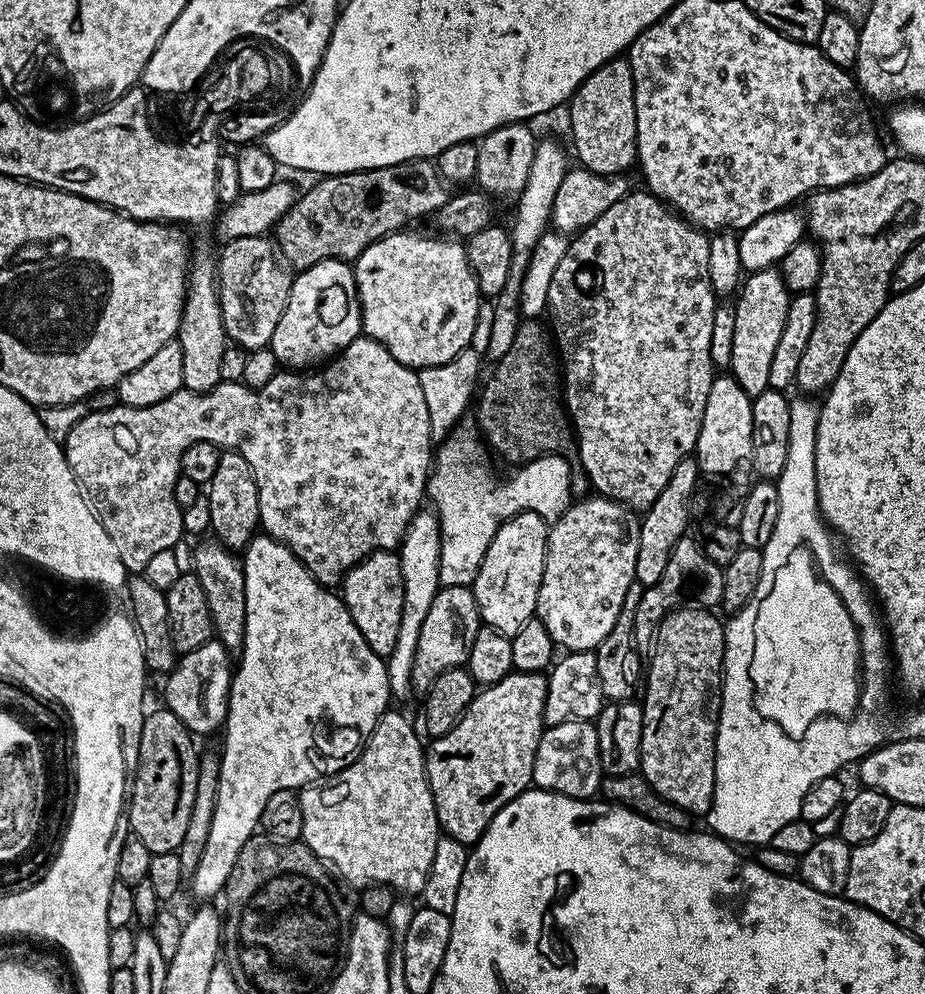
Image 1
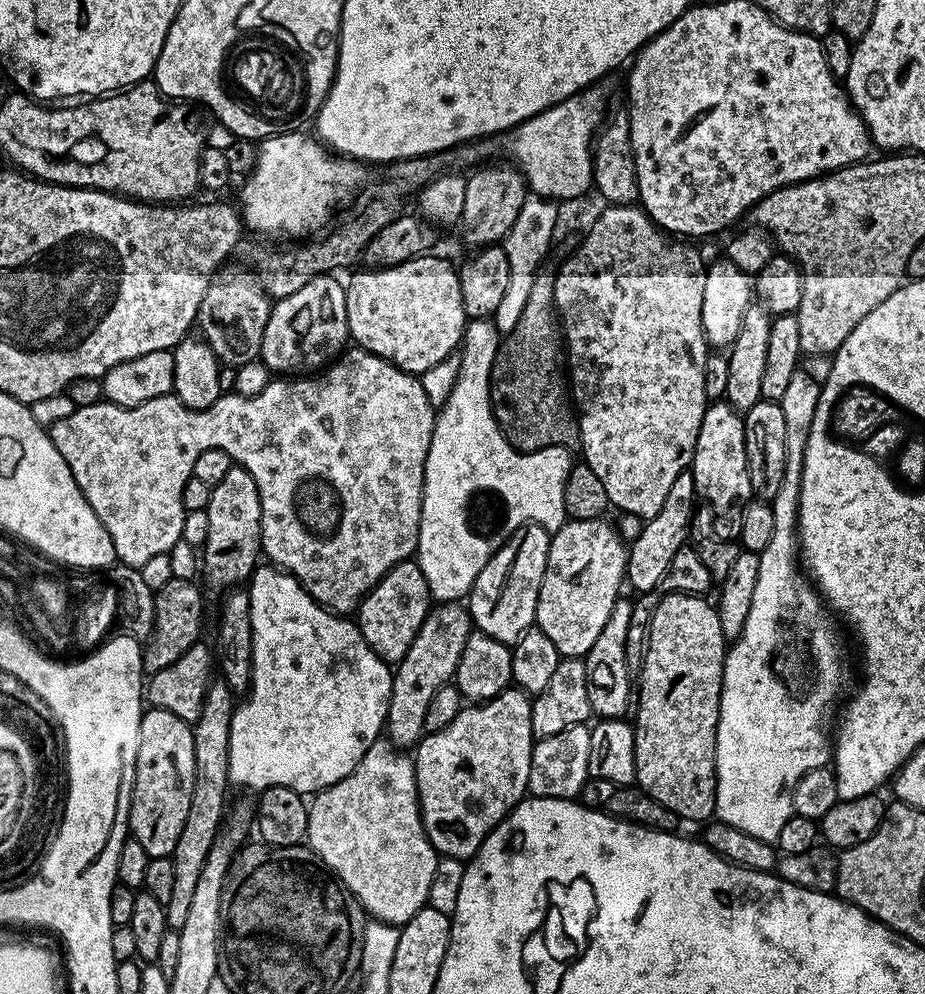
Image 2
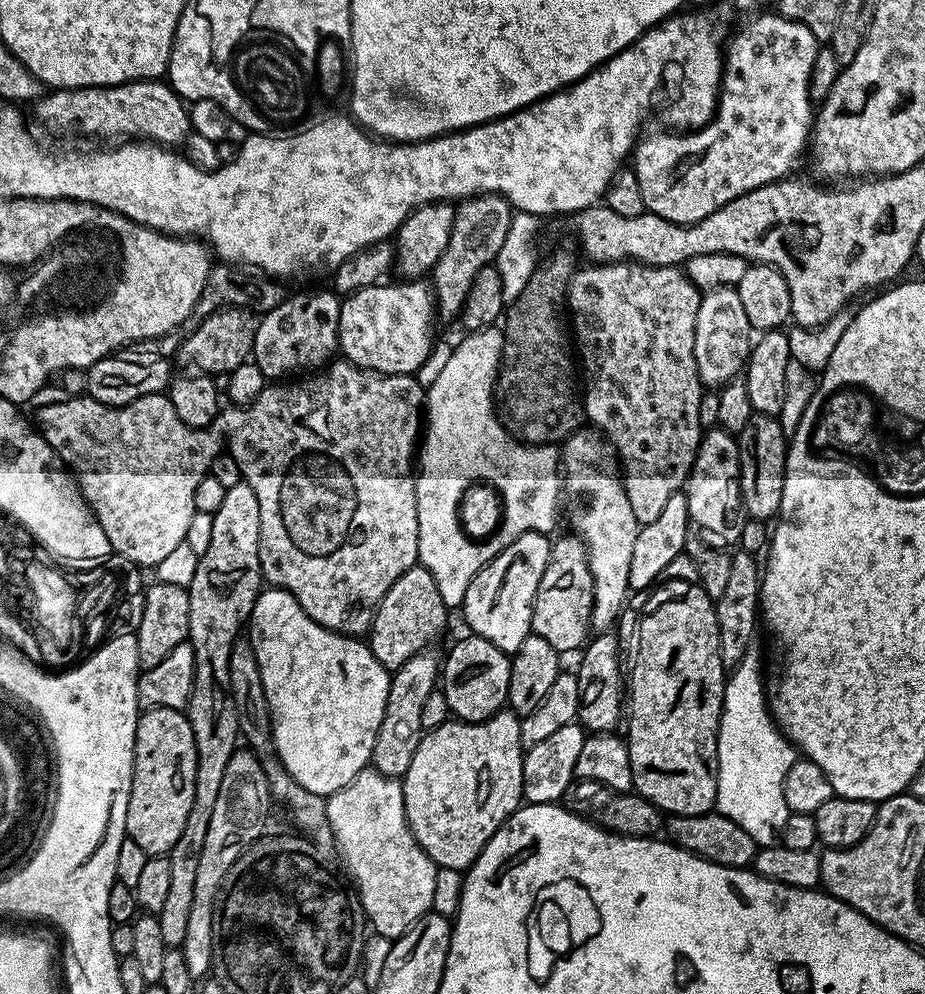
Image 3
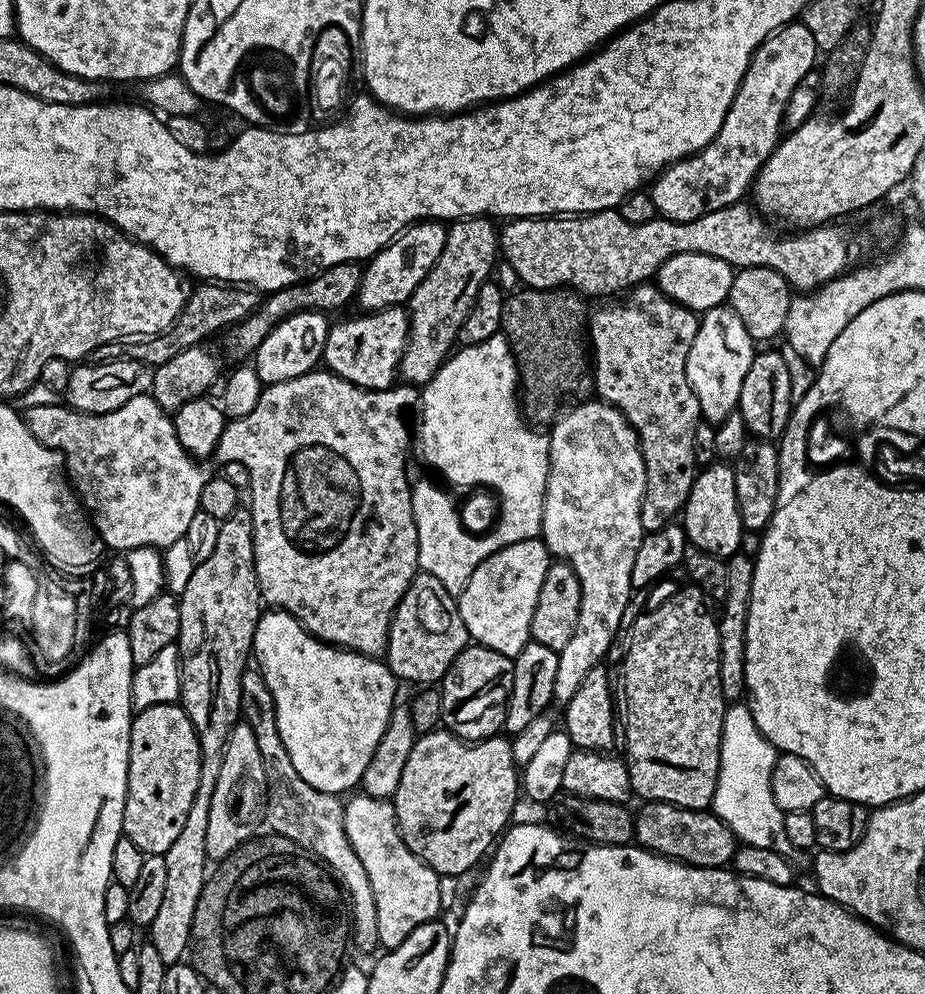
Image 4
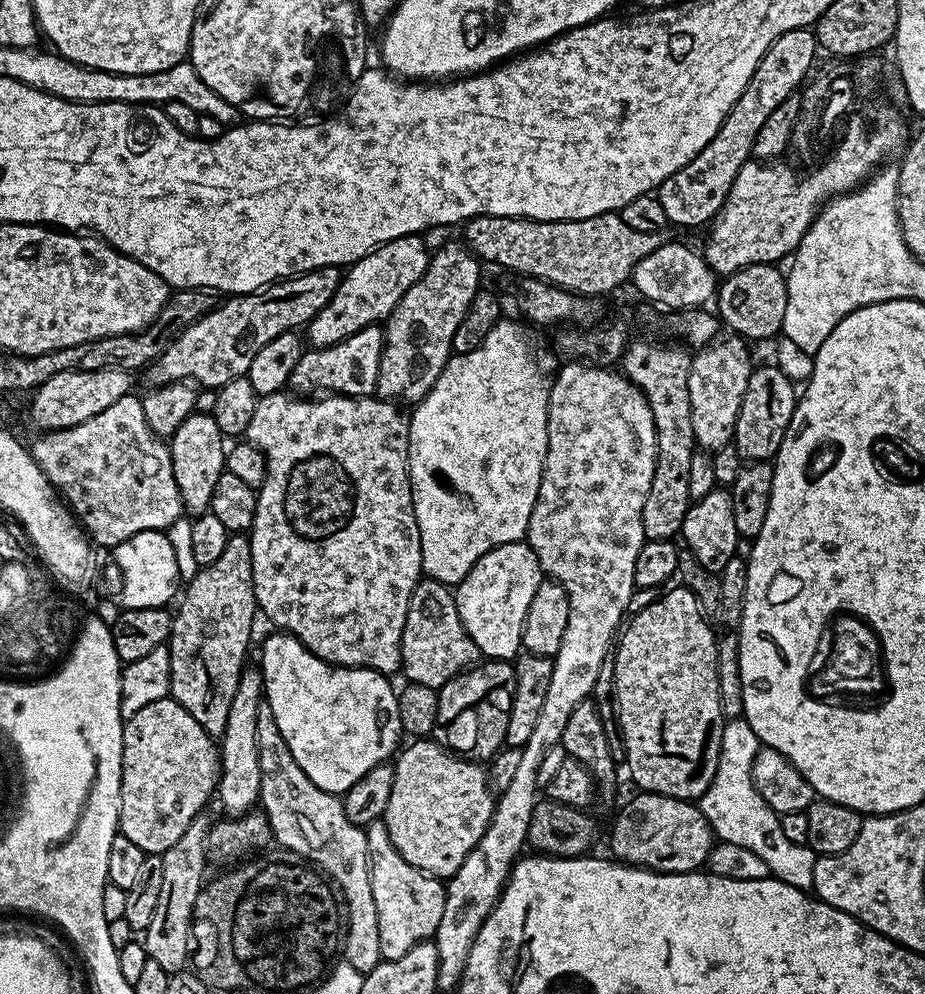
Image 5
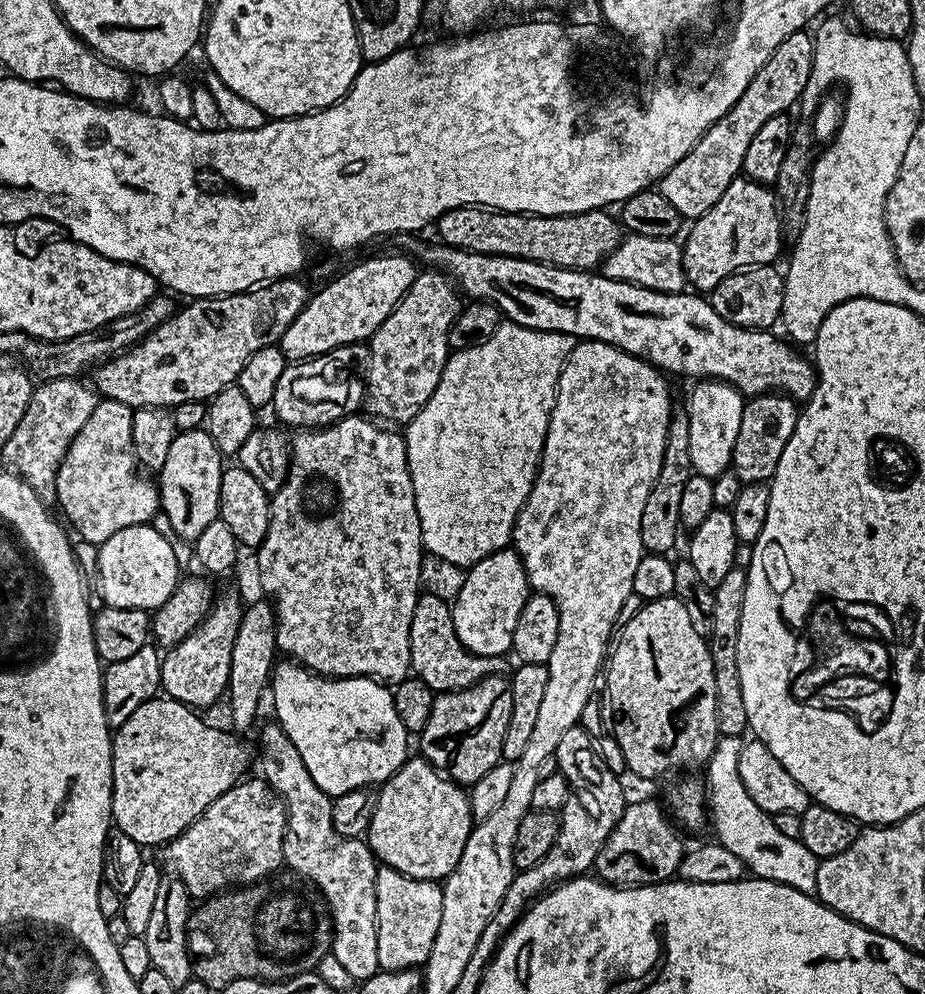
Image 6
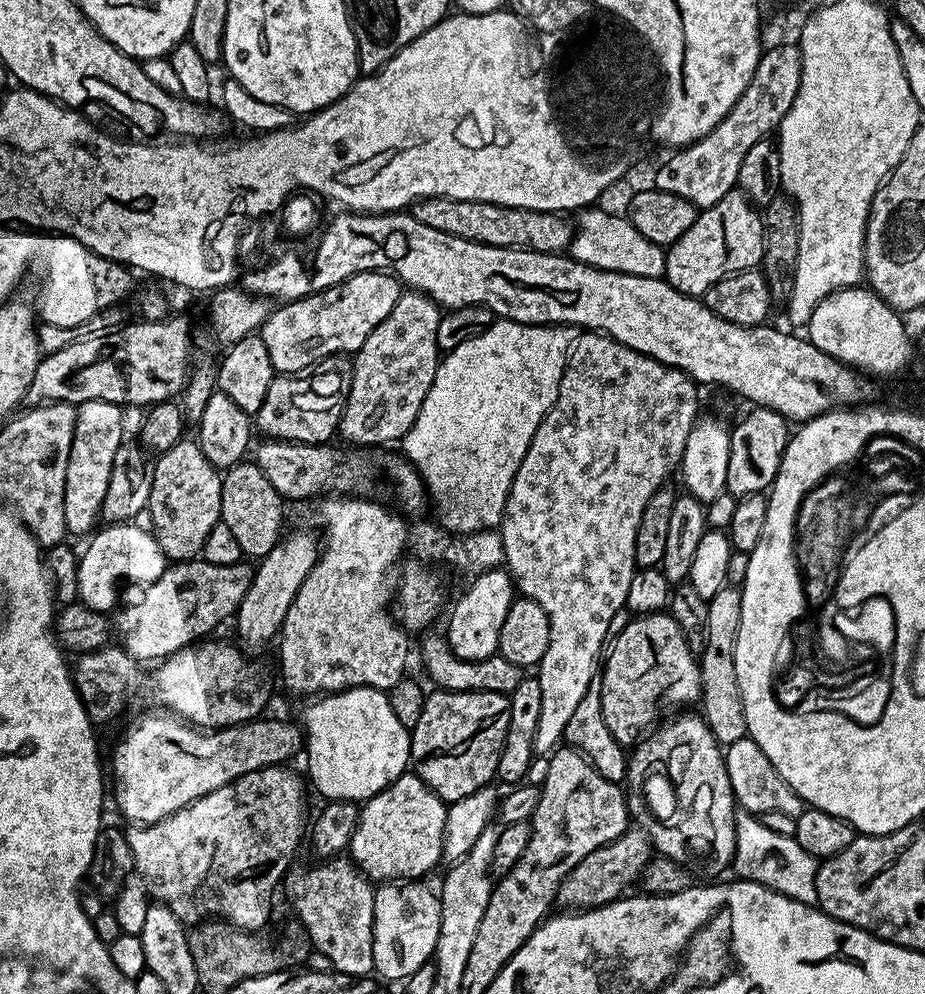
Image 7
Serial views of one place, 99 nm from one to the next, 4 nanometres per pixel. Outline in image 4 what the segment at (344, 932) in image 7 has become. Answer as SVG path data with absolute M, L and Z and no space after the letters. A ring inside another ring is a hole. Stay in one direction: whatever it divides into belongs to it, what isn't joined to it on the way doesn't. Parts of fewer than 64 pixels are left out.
M245 667L242 674L242 690L240 691L240 710L243 723L254 730L254 738L258 738L258 750L262 753L262 762L266 766L266 778L268 779L268 810L266 813L266 824L275 835L290 838L298 846L302 846L304 851L315 856L317 860L328 865L332 870L332 875L337 877L345 890L348 892L348 899L352 905L352 934L351 943L360 952L377 951L380 948L378 938L378 906L374 902L374 890L370 886L370 878L366 878L366 870L362 862L358 859L358 854L354 854L354 846L350 846L350 838L346 836L344 829L344 804L339 795L323 792L310 782L306 782L294 770L290 762L290 754L286 754L286 746L282 746L282 738L278 734L278 722L276 721L276 703L270 694L270 686L266 686L266 678L255 667Z

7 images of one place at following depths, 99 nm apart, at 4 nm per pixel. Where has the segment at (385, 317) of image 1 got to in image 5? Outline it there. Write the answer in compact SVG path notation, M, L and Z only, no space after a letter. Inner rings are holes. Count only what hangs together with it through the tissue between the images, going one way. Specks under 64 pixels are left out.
M371 324L358 330L358 334L350 334L350 338L346 338L340 344L332 344L329 348L305 351L304 357L292 371L291 391L296 394L316 394L324 389L336 389L342 396L373 395L380 373L383 349L384 329L380 324Z

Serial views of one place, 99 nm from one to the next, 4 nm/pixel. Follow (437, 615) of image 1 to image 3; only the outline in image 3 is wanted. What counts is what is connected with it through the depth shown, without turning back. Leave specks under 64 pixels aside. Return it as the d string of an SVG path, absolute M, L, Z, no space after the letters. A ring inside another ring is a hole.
M432 650L414 654L390 676L390 690L386 698L386 710L382 718L382 726L378 726L378 738L374 742L371 767L376 768L383 776L400 780L410 770L410 762L414 758L414 750L418 750L418 742L424 737L426 729L422 726L422 705L432 692L437 691L438 681L442 676L442 660Z

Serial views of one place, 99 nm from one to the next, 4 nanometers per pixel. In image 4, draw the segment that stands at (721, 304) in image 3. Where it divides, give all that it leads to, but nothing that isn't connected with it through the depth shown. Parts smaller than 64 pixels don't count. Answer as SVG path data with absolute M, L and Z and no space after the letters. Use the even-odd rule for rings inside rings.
M726 304L712 307L701 315L700 326L686 356L686 378L698 398L701 417L709 424L720 424L737 411L742 383L753 364L756 342L751 334Z

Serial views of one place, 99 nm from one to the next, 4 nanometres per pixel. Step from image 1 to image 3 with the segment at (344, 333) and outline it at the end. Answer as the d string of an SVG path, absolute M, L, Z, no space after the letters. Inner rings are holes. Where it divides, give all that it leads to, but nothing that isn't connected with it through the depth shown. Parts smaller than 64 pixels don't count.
M335 291L304 292L301 296L289 295L274 310L259 317L254 334L254 346L251 359L262 370L265 378L288 378L291 372L300 372L303 368L320 370L337 355L338 318L340 317L341 297Z

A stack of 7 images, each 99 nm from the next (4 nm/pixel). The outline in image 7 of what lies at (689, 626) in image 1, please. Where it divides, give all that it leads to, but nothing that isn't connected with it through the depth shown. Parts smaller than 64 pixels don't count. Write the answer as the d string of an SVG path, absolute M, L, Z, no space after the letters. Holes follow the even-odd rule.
M667 611L629 619L628 625L615 633L598 679L602 682L602 718L621 746L635 745L657 723L656 715L663 708L671 704L695 705L700 699L697 657Z

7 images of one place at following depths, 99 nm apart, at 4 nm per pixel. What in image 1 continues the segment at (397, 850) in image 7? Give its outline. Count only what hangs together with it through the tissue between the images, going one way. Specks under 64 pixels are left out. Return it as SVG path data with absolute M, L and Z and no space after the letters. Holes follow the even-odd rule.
M513 670L506 678L481 687L459 722L446 734L435 737L431 741L432 745L427 745L424 765L443 835L467 846L475 844L482 838L486 826L490 826L494 814L502 810L502 806L509 804L515 796L529 791L533 783L535 754L540 736L546 729L544 707L547 689L548 678L544 672Z

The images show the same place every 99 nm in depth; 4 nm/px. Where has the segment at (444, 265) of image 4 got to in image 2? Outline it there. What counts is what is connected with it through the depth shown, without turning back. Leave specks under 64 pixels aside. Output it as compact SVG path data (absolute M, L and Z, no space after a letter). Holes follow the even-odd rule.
M488 164L466 179L466 203L462 205L458 231L464 235L466 243L473 244L473 249L500 244L507 236L510 226L514 226L518 210L522 210L524 205L526 181L515 167L505 164Z

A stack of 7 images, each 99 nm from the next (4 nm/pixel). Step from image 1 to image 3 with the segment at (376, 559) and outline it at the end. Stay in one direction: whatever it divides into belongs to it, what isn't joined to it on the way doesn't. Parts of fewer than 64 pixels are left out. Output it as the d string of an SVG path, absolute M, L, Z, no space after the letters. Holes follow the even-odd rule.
M417 566L406 570L406 574L402 574L402 578L398 578L390 590L386 590L382 602L376 608L366 643L384 668L395 670L414 658L414 654L432 646L443 634L448 616L450 609L442 602L442 594L438 594L438 586L430 570Z

